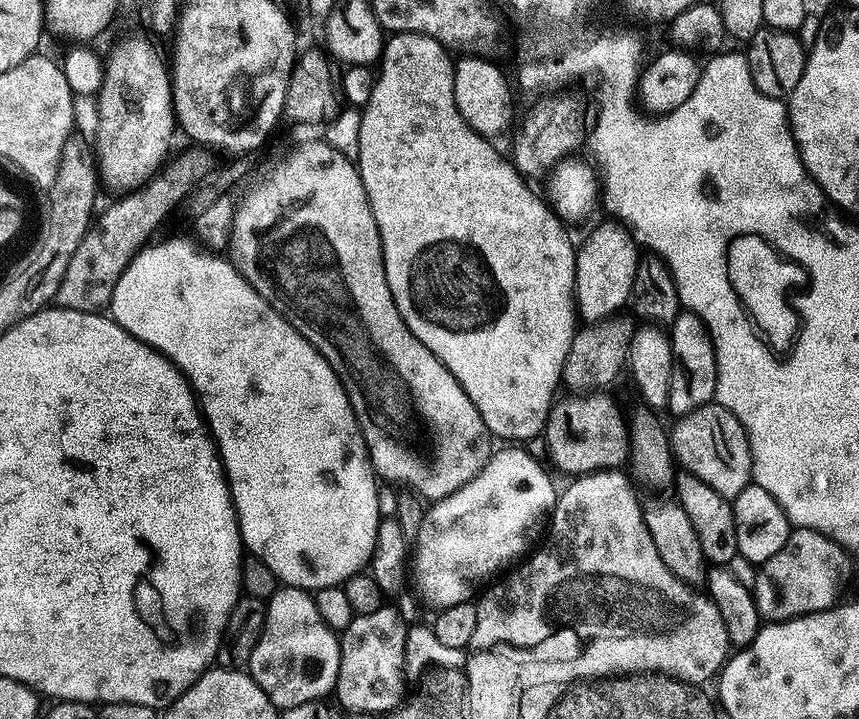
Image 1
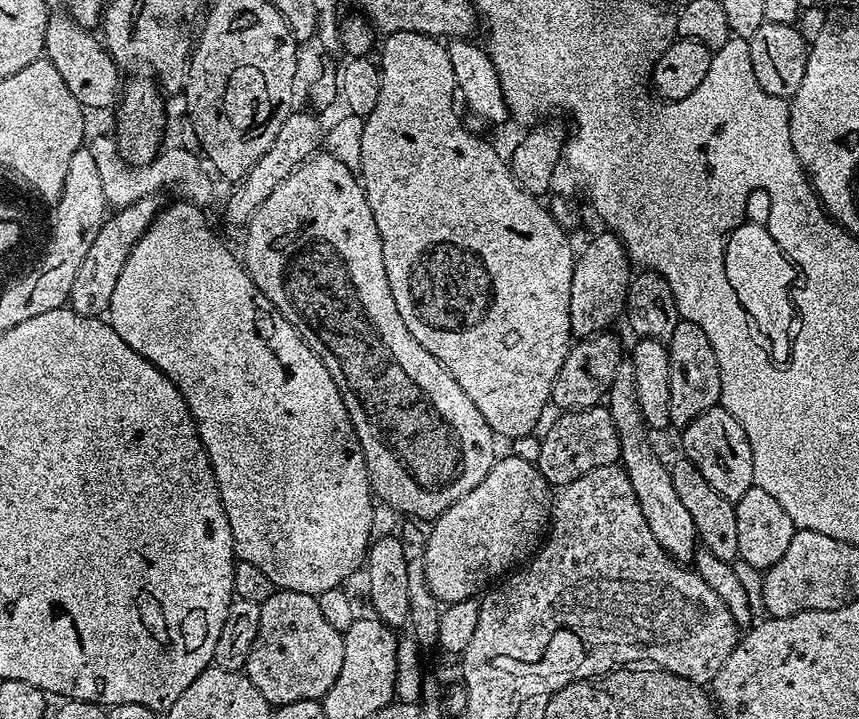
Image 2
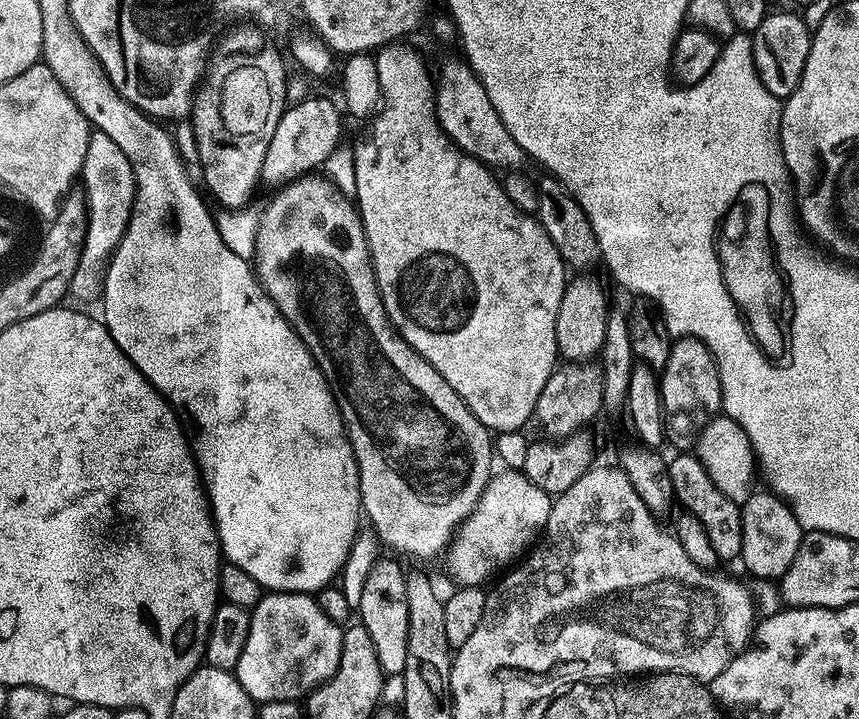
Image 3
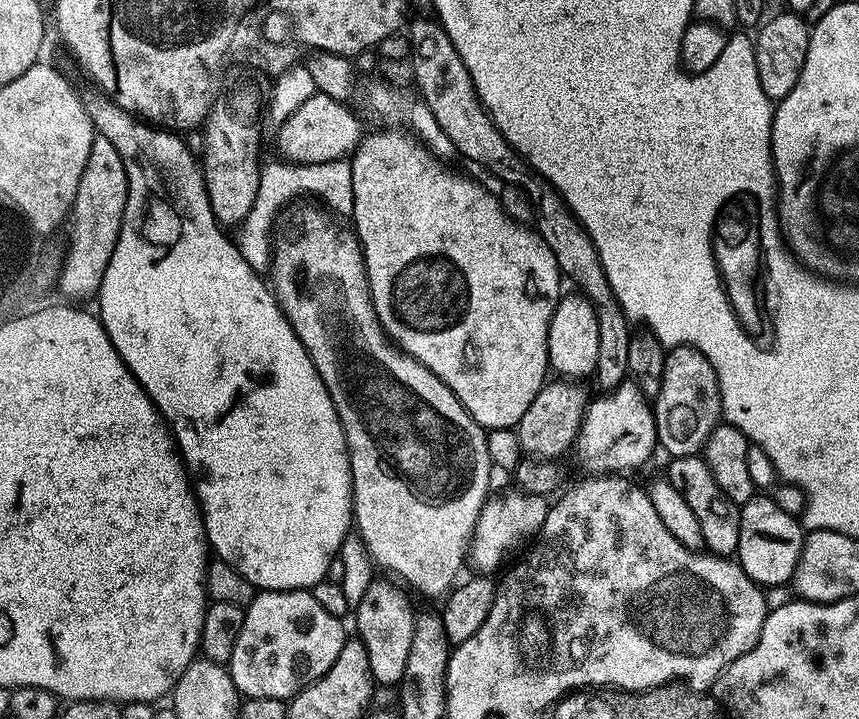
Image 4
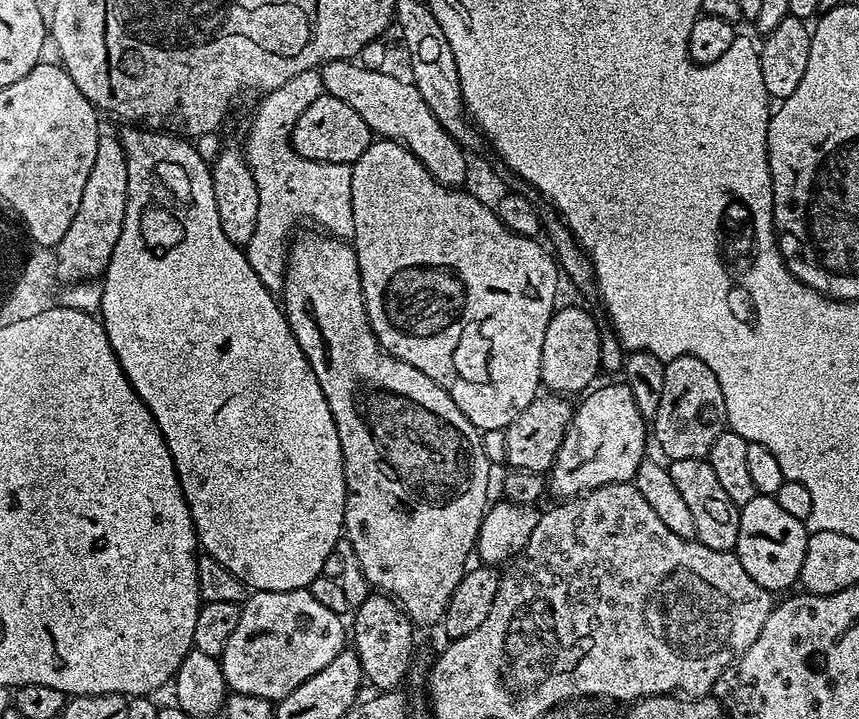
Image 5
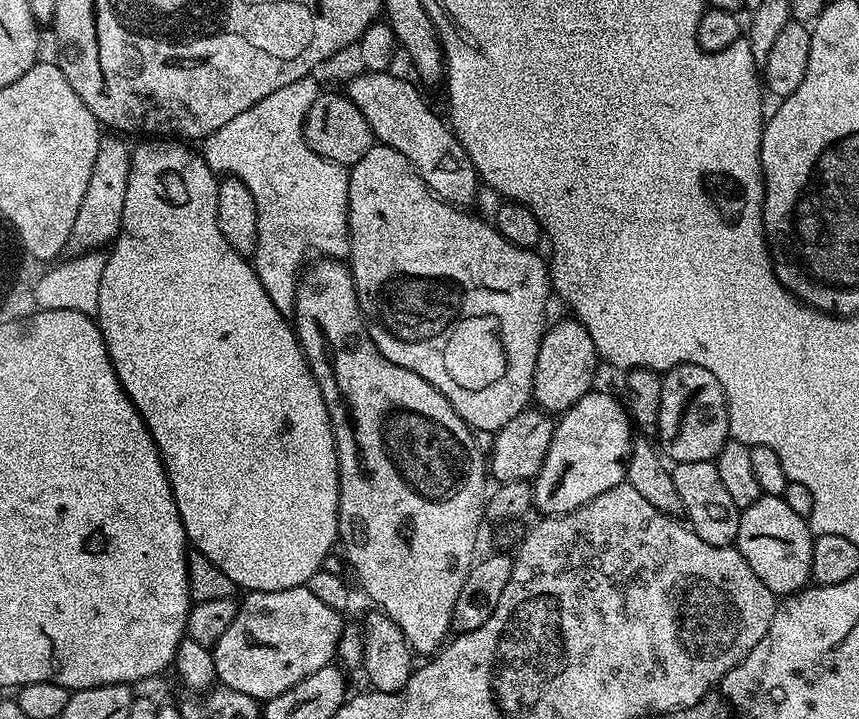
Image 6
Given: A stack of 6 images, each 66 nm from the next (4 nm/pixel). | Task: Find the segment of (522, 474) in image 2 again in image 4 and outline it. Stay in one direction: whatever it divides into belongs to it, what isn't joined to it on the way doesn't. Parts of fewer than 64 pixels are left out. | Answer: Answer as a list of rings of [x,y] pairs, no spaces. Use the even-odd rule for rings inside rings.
[[[515,491],[508,492],[505,496],[493,495],[485,500],[484,508],[480,511],[475,526],[472,527],[470,552],[472,548],[472,564],[476,567],[477,573],[492,574],[492,571],[503,562],[507,552],[514,551],[519,544],[526,543],[527,545],[546,522],[546,514],[550,507],[549,501],[532,492]]]

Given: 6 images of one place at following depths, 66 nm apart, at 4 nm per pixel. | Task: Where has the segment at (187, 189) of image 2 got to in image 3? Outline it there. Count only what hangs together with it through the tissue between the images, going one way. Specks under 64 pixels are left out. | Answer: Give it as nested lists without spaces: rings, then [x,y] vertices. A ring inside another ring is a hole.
[[[94,130],[89,133],[86,156],[80,173],[85,200],[88,203],[89,220],[87,236],[84,239],[83,252],[79,258],[78,269],[71,279],[69,295],[84,302],[96,301],[101,297],[101,282],[106,261],[115,251],[132,216],[133,202],[136,199],[137,179],[130,166],[129,159],[104,131]]]

